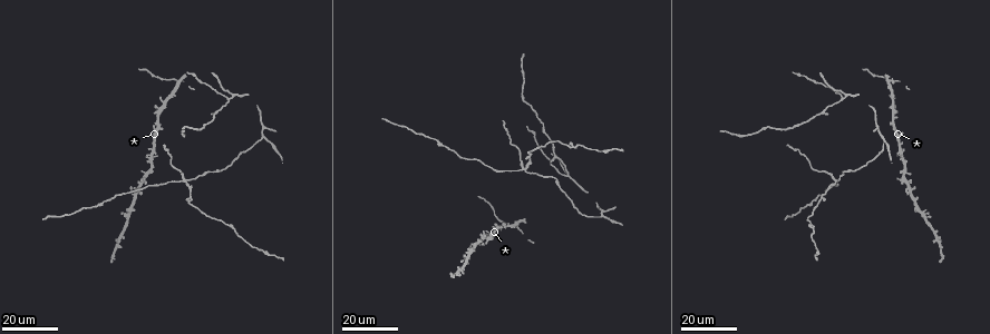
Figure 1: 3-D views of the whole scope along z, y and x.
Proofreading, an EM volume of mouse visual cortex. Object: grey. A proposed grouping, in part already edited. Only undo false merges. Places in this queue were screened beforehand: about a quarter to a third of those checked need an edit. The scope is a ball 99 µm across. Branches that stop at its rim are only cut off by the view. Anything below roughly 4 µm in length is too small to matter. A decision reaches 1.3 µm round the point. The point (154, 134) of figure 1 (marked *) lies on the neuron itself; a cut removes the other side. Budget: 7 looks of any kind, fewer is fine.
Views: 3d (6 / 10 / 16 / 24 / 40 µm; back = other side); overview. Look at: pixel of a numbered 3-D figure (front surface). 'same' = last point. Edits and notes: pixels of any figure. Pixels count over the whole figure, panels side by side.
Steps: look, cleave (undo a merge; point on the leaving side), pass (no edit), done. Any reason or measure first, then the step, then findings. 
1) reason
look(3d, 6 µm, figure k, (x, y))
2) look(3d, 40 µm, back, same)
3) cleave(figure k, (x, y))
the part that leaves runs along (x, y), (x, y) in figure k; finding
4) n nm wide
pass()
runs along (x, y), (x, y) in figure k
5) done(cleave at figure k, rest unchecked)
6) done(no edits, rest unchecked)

small branch off a trunk
look(3d, 24 µm, figure 1, (900, 177))

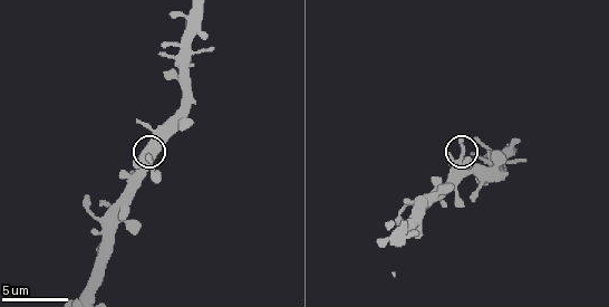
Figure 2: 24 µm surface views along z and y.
closer look
look(3d, 6 µm, figure 2, (461, 159))

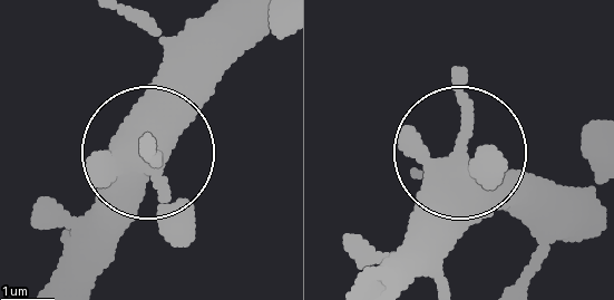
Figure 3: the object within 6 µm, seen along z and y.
side arm 41 µm
pass()
runs along (582, 204), (524, 204), (467, 161), (422, 267) in figure 3; one neuron here

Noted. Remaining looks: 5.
branch point
look(3d, 16 µm, figure 1, (570, 177))

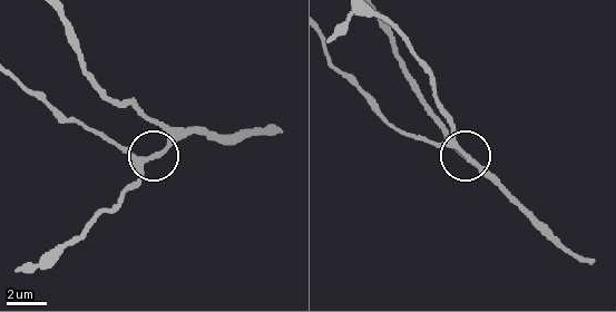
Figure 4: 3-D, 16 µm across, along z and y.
look(3d, 6 µm, figure 4, (143, 163))

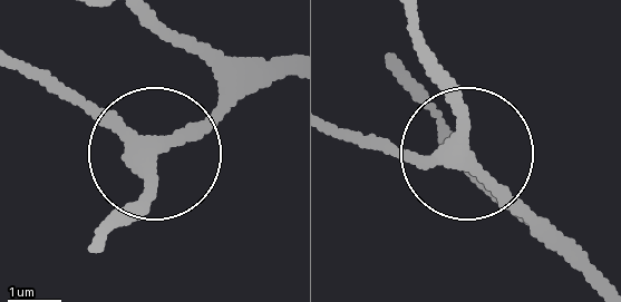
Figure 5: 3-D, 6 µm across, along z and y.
300 nm wide
pass()
all the same neuron

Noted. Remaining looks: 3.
four arms meet
look(3d, 24 µm, figure 1, (526, 169))

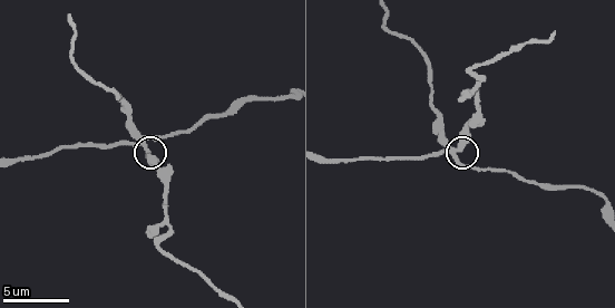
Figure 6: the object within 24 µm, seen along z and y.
closer look
look(3d, 10 µm, figure 6, (141, 139))

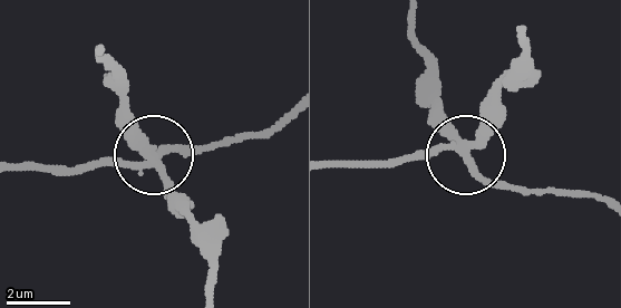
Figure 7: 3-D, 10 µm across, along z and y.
look(3d, 6 µm, figure 7, (465, 149))

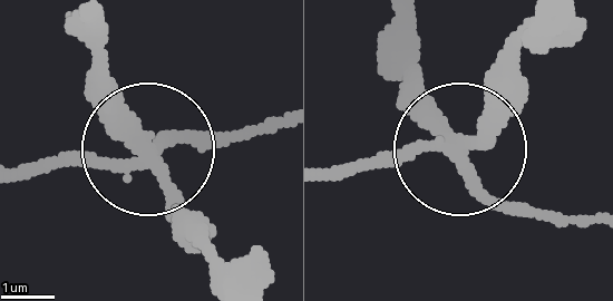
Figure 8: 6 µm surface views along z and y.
280 nm wide
cleave(figure 8, (100, 99))
the part that leaves runs along (144, 154), (223, 282) in figure 8; two neurons meet here

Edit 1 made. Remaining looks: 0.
done(cleave at figure 8, rest unchecked)

